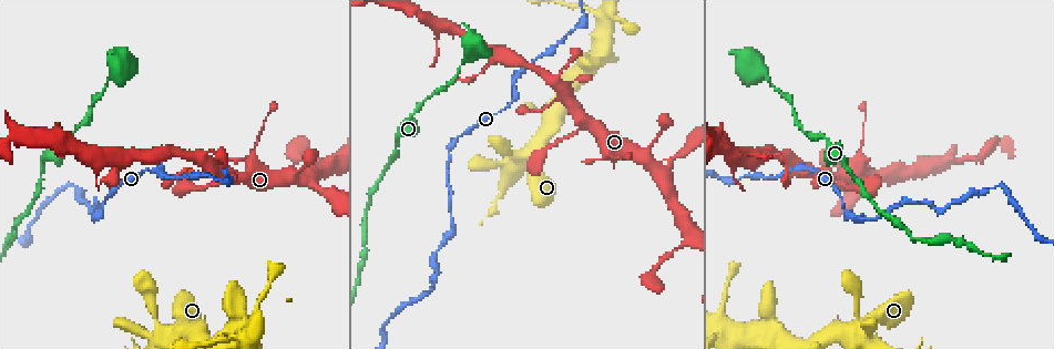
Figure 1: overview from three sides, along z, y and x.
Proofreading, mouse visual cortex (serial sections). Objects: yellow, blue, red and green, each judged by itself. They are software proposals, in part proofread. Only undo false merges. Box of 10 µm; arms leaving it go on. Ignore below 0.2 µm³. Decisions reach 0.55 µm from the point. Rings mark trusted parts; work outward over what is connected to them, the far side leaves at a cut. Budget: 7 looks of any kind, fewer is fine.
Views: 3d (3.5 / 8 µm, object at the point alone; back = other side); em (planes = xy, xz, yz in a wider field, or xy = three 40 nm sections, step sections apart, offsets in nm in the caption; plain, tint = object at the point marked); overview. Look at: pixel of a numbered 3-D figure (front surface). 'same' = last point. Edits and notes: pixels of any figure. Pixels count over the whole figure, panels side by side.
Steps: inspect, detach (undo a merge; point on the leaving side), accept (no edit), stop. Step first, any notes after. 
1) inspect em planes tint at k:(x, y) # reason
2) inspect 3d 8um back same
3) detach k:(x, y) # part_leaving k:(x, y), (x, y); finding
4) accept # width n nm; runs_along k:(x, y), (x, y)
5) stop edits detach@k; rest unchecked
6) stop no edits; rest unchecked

inspect 3d 3.5um at 1:(540, 147) # arms run side by side

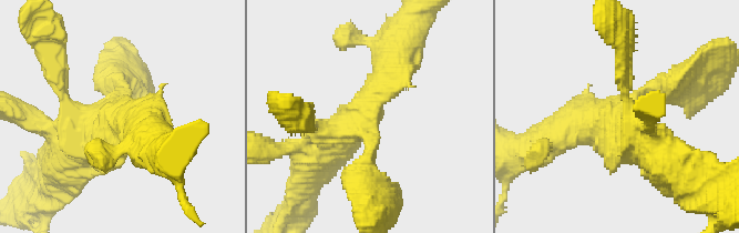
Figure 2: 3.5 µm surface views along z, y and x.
inspect em planes plain at 2:(118, 106)

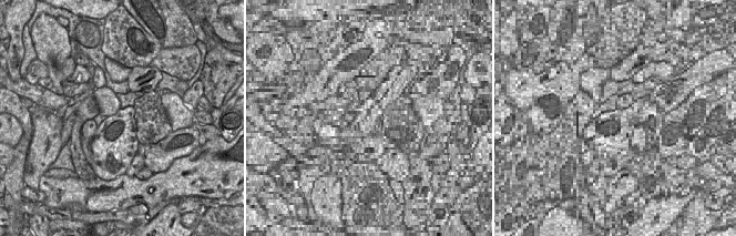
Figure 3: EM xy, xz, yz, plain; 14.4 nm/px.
inspect em planes tint same

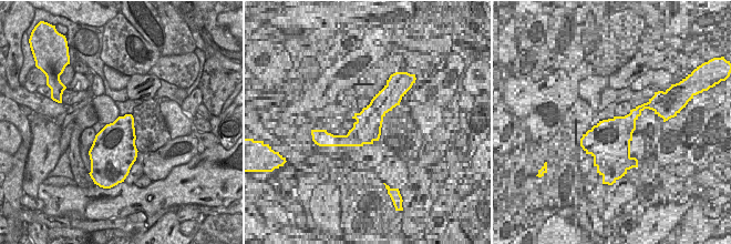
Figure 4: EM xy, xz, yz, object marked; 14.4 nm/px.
accept # runs_along 2:(684, 78), (565, 129); continuous, no second cell

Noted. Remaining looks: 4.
inspect 3d 3.5um at 1:(455, 230) # sharp bend

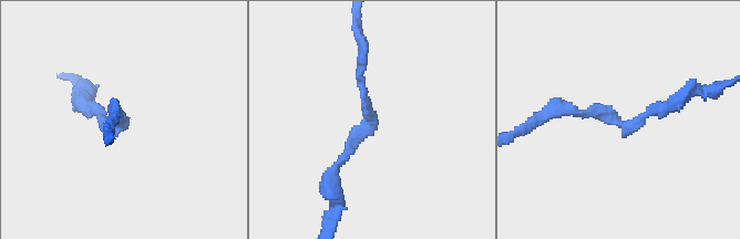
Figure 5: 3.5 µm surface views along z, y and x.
inspect em planes tint at 5:(122, 124)

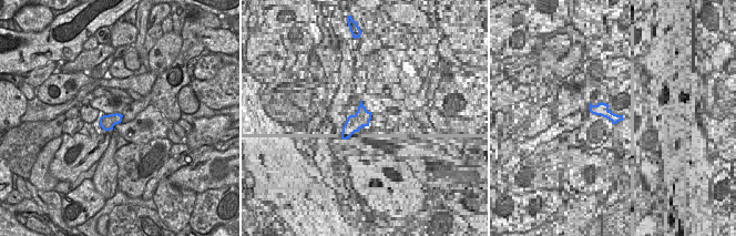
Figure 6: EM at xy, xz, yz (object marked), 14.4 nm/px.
inspect em xy step 3 tint same

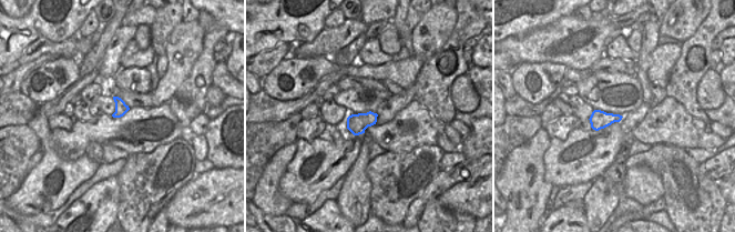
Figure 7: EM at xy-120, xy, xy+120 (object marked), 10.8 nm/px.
accept # runs_along 5:(361, 58), (371, 123), (331, 174); continuous, no second cell

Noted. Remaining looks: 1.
inspect 3d 3.5um back at 1:(786, 158) # thick turns thin

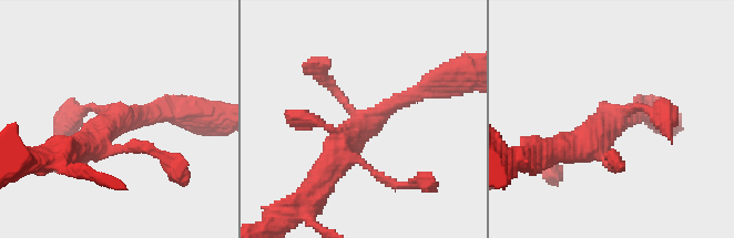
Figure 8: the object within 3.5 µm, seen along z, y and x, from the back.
accept # runs_along 8:(324, 174), (340, 145), (429, 85); all the same cell

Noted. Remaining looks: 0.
stop no edits; rest unchecked

